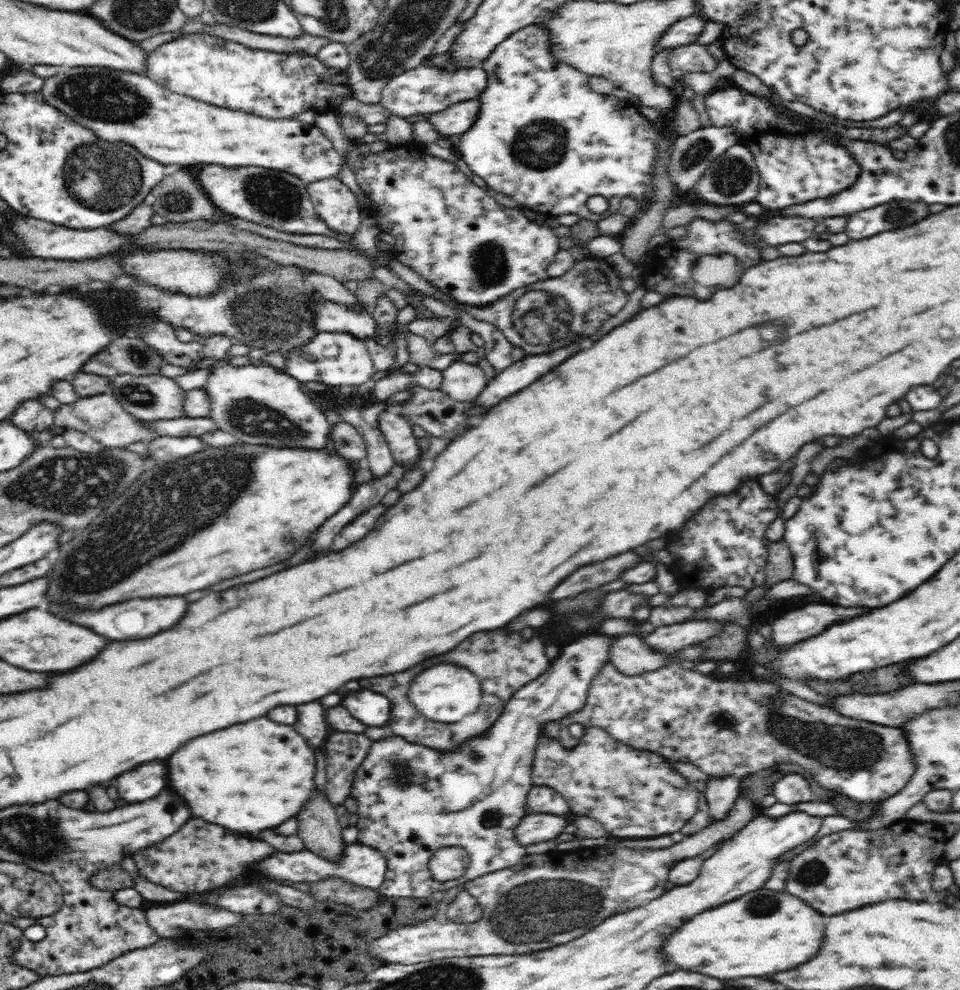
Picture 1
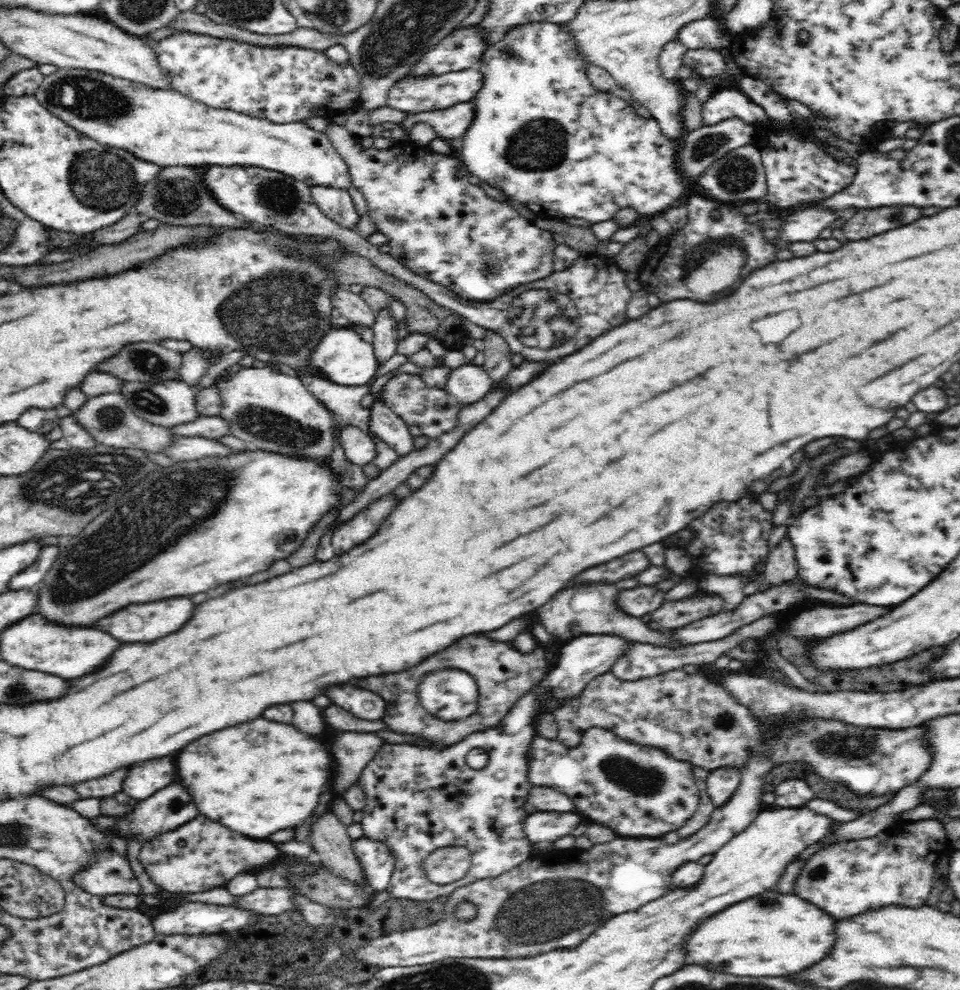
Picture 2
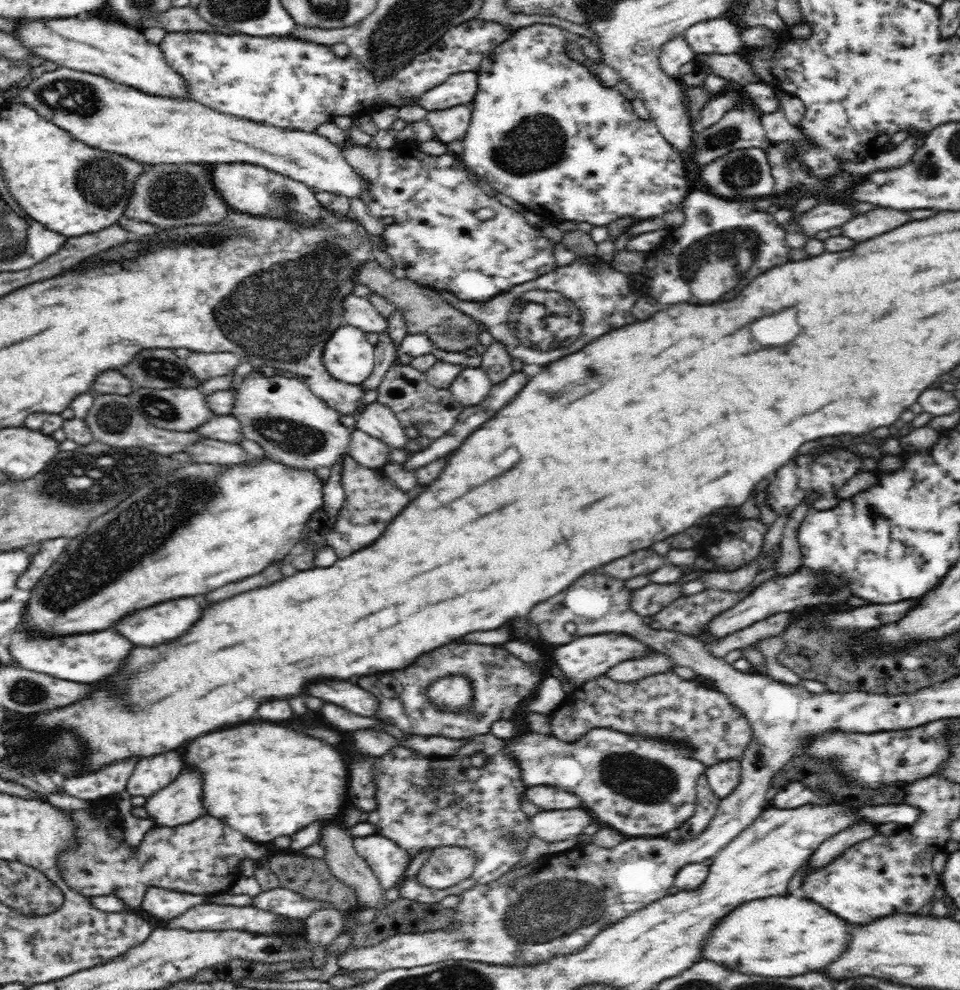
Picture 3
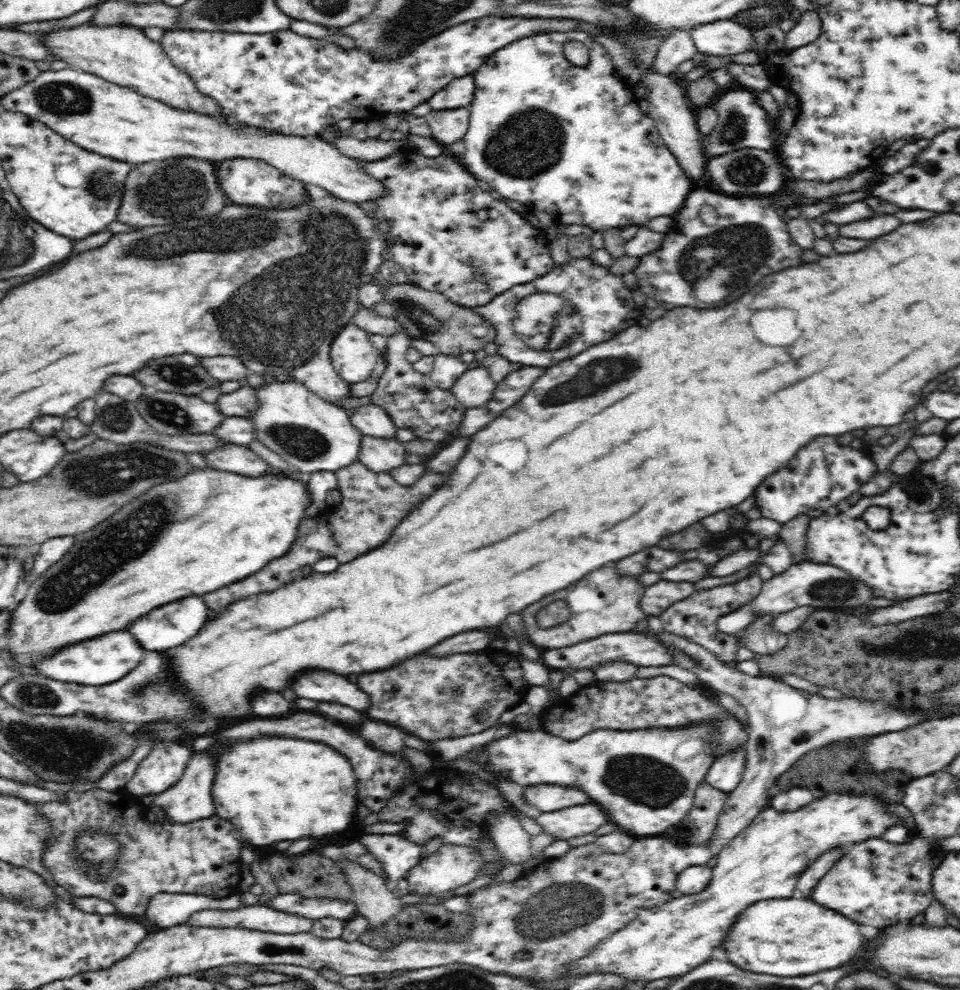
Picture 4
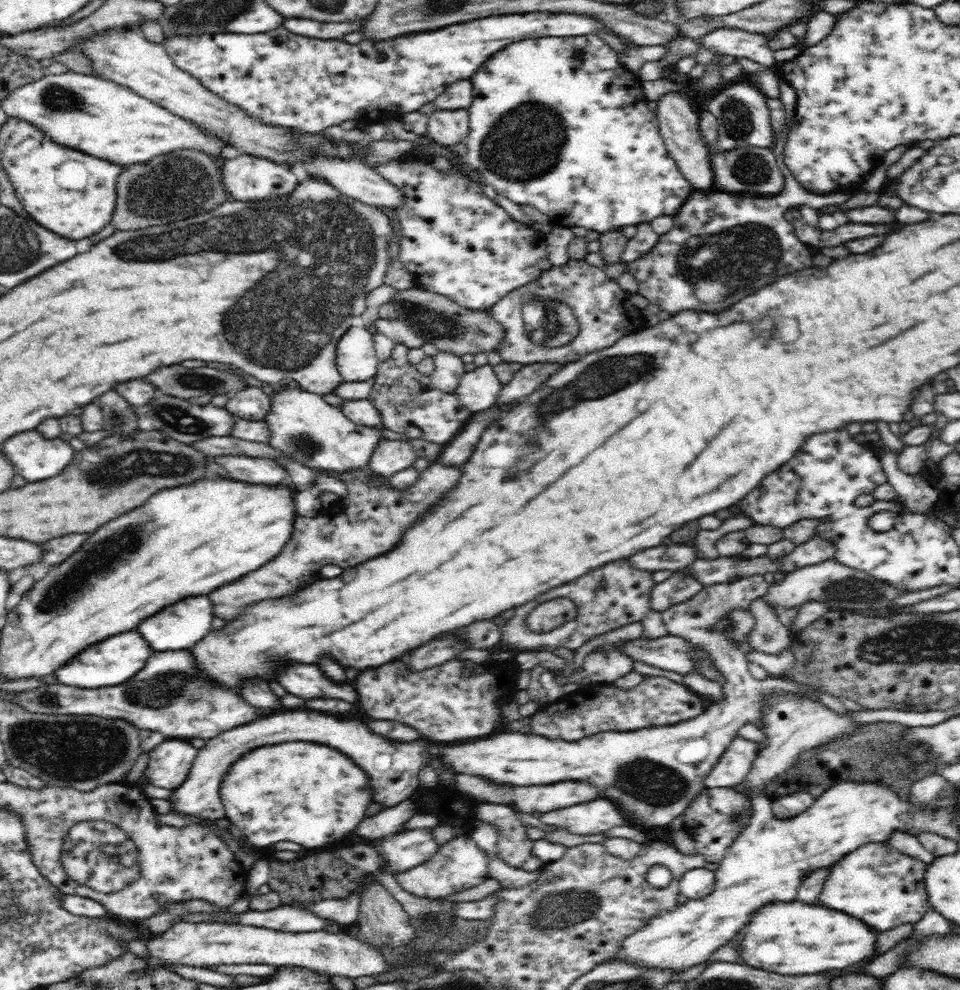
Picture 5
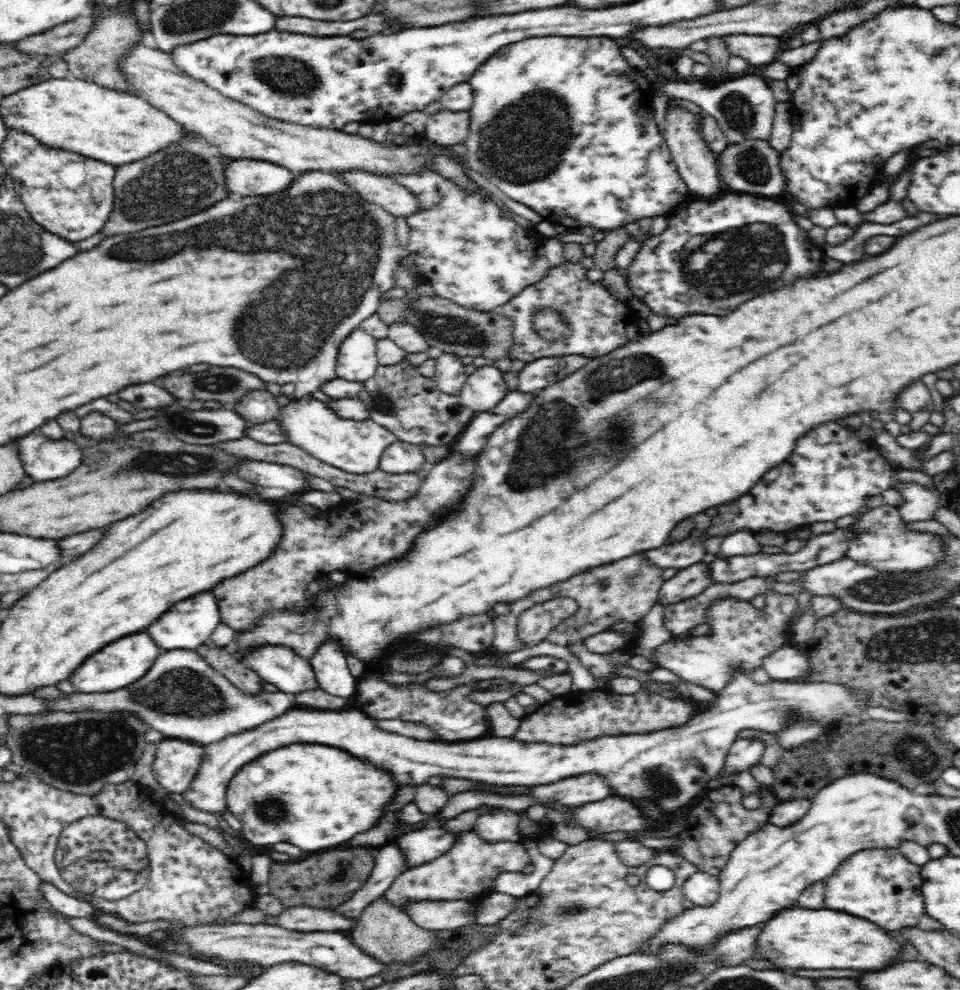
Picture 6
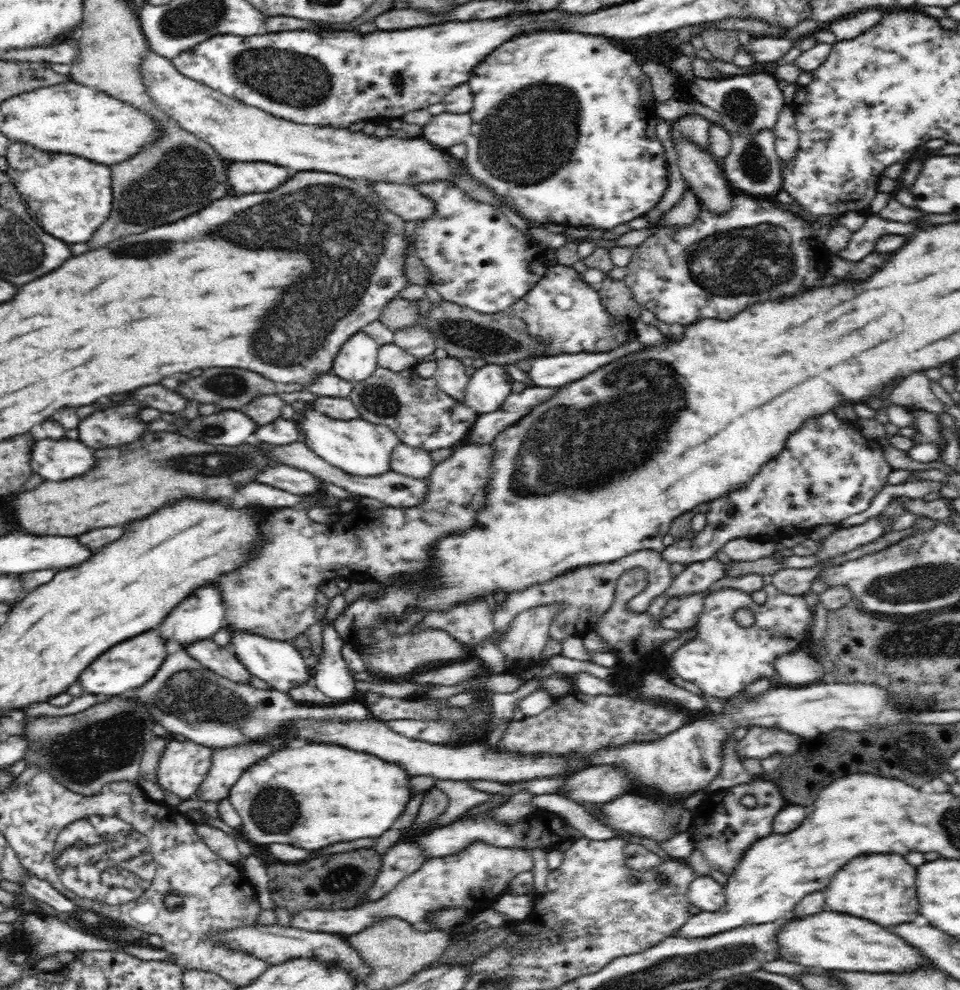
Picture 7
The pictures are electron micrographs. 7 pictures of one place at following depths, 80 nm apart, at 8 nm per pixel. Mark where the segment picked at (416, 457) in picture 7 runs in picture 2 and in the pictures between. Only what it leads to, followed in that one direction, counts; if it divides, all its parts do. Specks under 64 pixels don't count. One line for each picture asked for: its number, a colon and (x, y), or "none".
2: (360, 449)
3: (370, 452)
4: (380, 455)
5: (390, 456)
6: (400, 457)

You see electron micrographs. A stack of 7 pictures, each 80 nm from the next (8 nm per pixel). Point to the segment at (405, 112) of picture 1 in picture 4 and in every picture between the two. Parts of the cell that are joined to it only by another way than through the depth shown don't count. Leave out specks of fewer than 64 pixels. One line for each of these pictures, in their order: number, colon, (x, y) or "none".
2: (441, 92)
3: (460, 88)
4: (459, 92)

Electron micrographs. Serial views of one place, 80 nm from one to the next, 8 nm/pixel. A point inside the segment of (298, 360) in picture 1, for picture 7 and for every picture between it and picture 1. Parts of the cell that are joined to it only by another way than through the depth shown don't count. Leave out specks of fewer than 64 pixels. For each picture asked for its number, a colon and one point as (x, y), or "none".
2: (343, 357)
3: (349, 357)
4: (354, 357)
5: (356, 360)
6: (357, 361)
7: (357, 359)

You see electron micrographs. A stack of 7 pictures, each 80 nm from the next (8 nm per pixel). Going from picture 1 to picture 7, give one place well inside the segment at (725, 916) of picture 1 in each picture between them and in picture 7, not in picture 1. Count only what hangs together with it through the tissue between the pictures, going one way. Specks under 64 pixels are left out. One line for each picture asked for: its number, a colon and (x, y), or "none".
2: (775, 934)
3: (785, 936)
4: (792, 937)
5: (789, 937)
6: (815, 939)
7: (832, 941)

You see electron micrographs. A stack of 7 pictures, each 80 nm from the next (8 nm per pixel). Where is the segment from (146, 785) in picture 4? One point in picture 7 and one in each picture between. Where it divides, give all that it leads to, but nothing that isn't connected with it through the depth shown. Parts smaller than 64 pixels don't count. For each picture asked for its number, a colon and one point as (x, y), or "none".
5: (170, 762)
6: (177, 763)
7: (183, 766)

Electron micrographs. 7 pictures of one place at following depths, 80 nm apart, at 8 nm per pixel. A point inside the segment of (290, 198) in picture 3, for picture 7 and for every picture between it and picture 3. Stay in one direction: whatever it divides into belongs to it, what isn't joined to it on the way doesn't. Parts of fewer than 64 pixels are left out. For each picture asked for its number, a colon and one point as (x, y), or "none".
4: (248, 181)
5: (246, 178)
6: (247, 177)
7: (247, 177)

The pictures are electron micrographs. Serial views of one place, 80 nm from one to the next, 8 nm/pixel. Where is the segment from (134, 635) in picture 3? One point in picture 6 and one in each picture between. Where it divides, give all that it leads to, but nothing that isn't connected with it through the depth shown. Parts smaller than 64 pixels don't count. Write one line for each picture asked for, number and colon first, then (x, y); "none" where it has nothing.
4: (169, 626)
5: (192, 620)
6: (188, 624)

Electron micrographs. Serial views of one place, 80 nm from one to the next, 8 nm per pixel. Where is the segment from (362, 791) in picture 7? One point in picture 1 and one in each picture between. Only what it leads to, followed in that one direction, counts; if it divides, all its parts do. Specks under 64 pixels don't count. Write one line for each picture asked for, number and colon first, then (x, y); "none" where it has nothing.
1: (263, 770)
2: (257, 778)
3: (266, 781)
4: (274, 789)
5: (312, 795)
6: (312, 796)

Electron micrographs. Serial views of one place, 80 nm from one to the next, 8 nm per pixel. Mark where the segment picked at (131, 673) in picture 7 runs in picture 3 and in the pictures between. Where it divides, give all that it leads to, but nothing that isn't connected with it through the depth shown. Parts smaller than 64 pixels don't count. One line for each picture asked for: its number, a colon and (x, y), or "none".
3: (85, 658)
4: (106, 659)
5: (112, 662)
6: (117, 665)

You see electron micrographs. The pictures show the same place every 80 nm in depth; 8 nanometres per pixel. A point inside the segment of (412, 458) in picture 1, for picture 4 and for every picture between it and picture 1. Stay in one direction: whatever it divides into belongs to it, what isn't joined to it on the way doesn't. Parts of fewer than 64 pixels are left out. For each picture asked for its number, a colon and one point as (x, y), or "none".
2: (386, 425)
3: (377, 420)
4: (373, 421)

